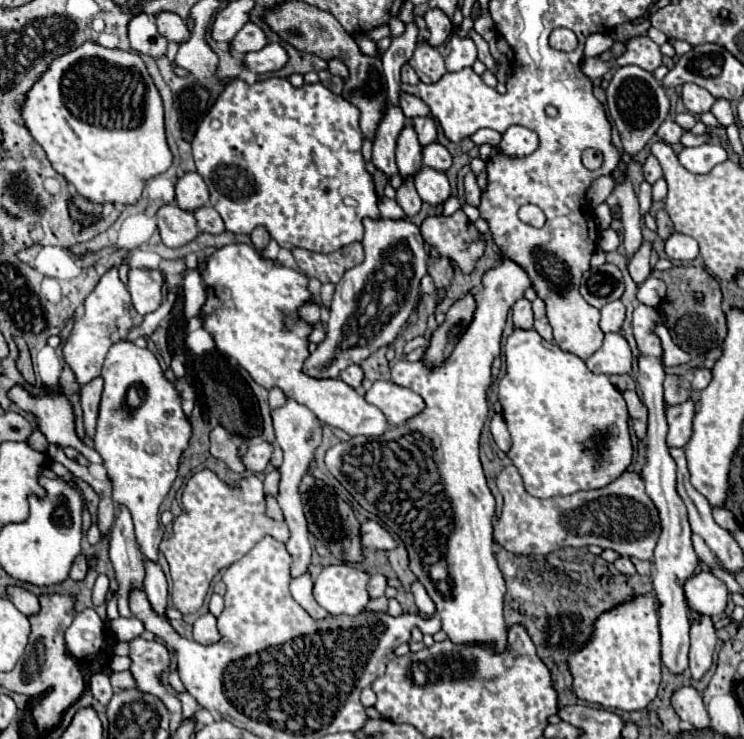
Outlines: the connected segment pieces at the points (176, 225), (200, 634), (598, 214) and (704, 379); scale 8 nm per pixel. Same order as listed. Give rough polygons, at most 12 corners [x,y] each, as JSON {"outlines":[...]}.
{"outlines":[[[175,202],[157,210],[163,244],[175,248],[199,234],[193,212]],[[199,616],[193,624],[193,638],[199,644],[219,642],[215,616]],[[607,204],[595,208],[595,218],[601,230],[611,226],[611,212]],[[707,368],[695,370],[691,388],[703,390],[711,380]]]}

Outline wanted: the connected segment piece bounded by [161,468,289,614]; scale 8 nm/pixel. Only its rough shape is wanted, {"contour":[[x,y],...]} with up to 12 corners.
{"contour":[[211,470],[187,480],[185,514],[161,542],[171,600],[197,612],[215,574],[263,536],[263,482],[229,490]]}

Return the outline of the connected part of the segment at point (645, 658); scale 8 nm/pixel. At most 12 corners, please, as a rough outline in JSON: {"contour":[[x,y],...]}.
{"contour":[[655,596],[595,622],[573,692],[643,710],[661,682]]}

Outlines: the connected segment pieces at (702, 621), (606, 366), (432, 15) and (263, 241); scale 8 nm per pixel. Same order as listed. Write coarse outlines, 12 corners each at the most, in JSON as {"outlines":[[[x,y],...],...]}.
{"outlines":[[[711,616],[691,622],[689,670],[701,678],[713,664],[717,632]],[[619,332],[585,360],[595,374],[629,374],[633,354]],[[439,8],[425,18],[431,32],[429,44],[439,48],[451,32],[451,20]],[[265,226],[251,232],[255,248],[263,250],[269,244],[269,232]]]}

